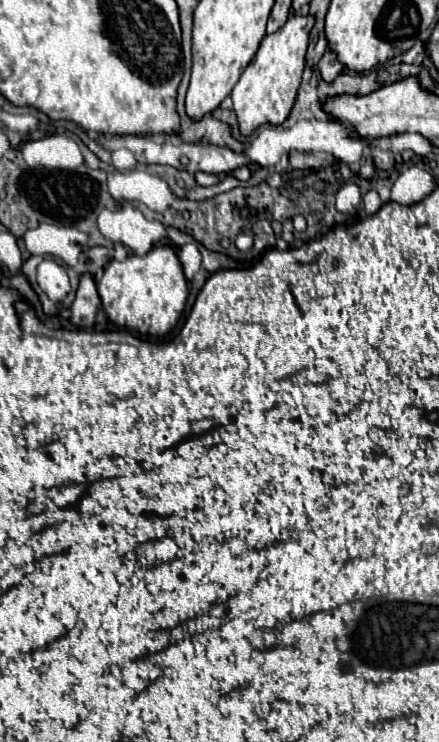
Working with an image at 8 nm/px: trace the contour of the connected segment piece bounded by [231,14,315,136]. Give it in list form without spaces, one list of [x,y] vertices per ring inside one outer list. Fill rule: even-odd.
[[[295,14],[285,22],[283,28],[279,28],[277,32],[261,40],[261,46],[255,58],[245,68],[245,72],[241,74],[239,82],[235,84],[231,92],[233,112],[237,114],[241,136],[249,136],[261,124],[279,126],[289,118],[291,108],[295,104],[297,88],[301,84],[301,74],[305,66],[305,50],[307,50],[307,40],[309,40],[309,32],[313,24],[315,24],[313,16]]]

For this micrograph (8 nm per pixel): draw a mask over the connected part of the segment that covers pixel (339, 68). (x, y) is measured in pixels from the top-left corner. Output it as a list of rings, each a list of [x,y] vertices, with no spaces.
[[[331,50],[325,52],[325,56],[319,60],[317,68],[319,68],[321,78],[323,78],[325,82],[333,82],[333,80],[343,72],[343,64],[337,62],[337,56],[335,56]]]

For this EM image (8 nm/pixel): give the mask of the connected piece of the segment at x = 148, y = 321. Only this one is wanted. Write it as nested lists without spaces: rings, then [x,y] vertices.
[[[157,246],[145,256],[129,256],[127,260],[111,260],[99,280],[99,298],[109,320],[117,326],[139,332],[141,336],[167,336],[187,302],[187,280],[177,254],[167,246]]]

